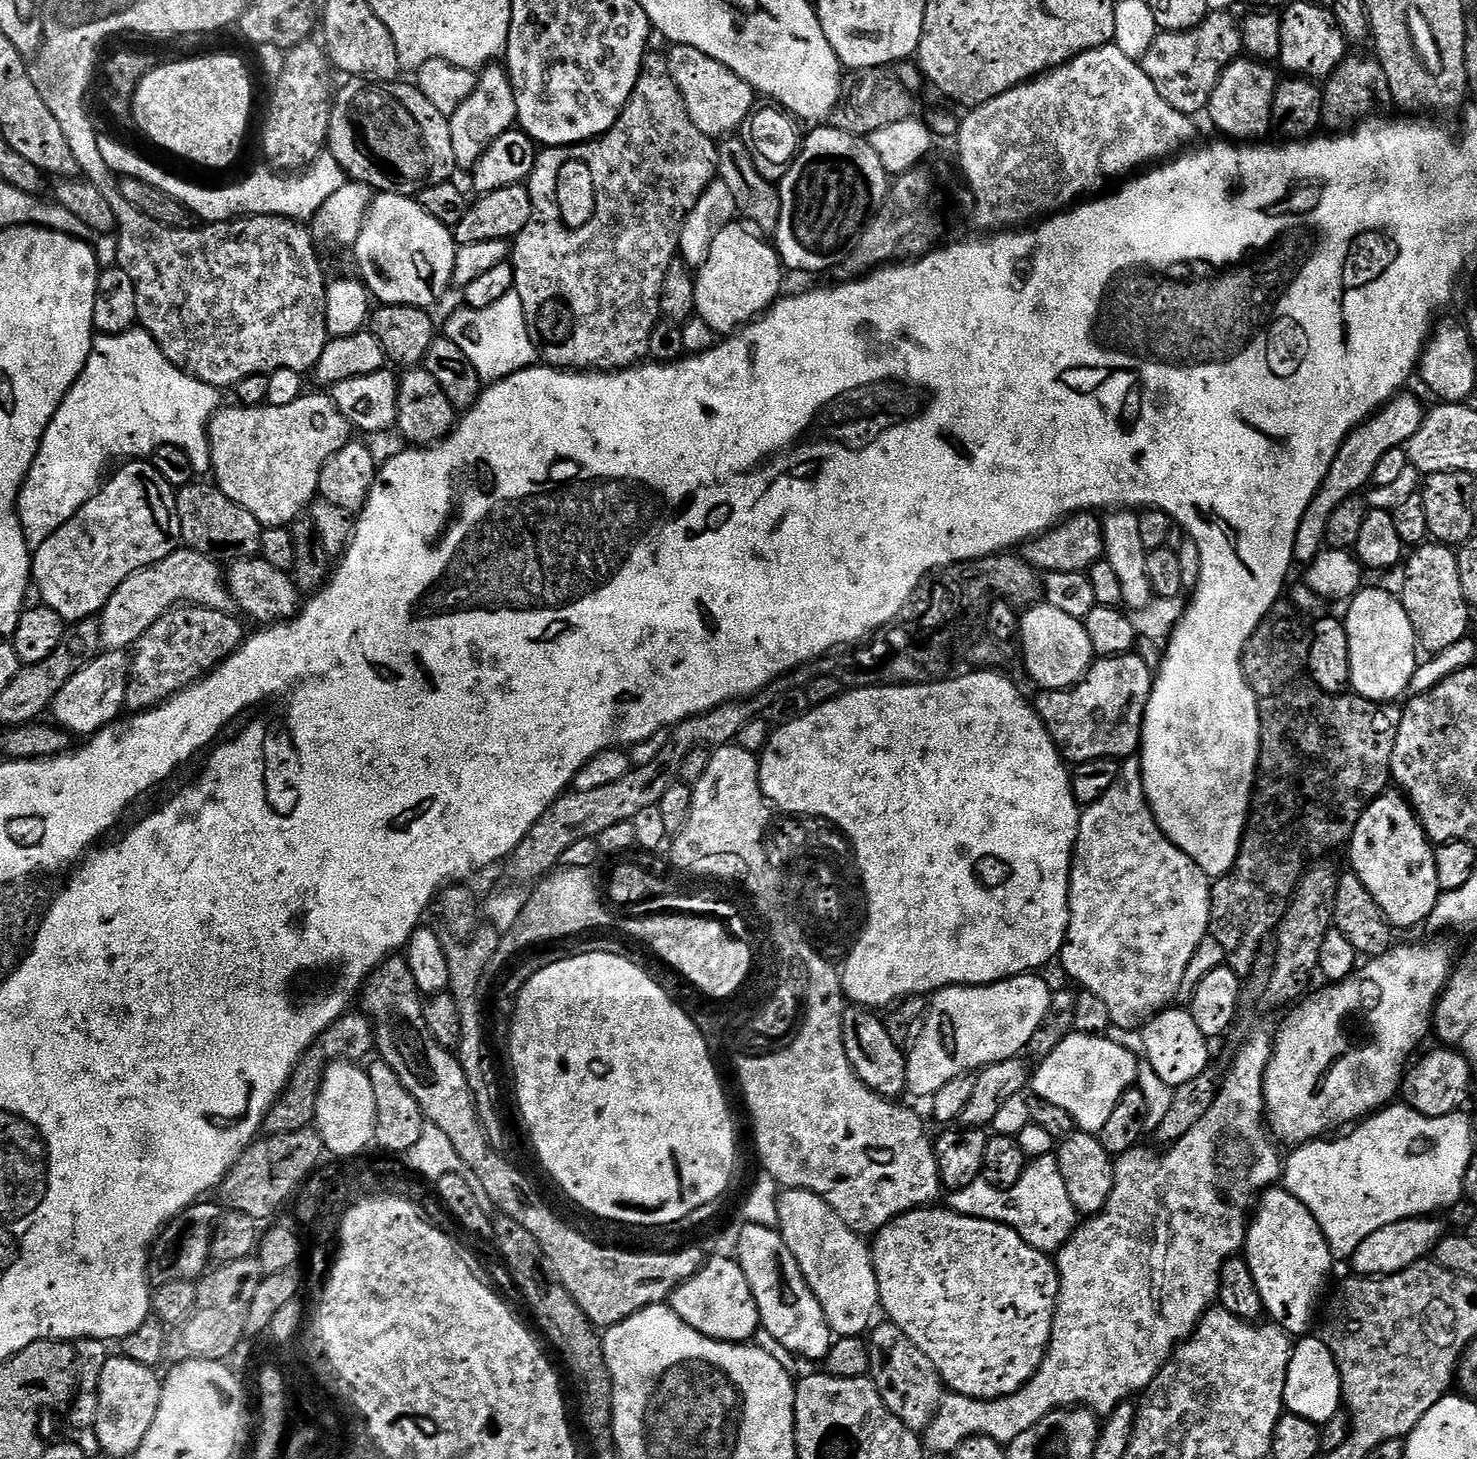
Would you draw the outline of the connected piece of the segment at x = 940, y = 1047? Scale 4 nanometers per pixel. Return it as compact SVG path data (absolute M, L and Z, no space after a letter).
M1036 974L1012 976L1008 980L999 980L993 984L953 986L941 988L935 993L906 1052L907 1091L916 1096L930 1098L938 1090L942 1090L946 1082L959 1080L965 1074L975 1074L980 1069L987 1068L989 1064L998 1063L999 1060L1019 1057L1027 1049L1030 1038L1034 1038L1038 1026L1042 1026L1042 1018L1046 1018L1046 1014L1052 1008L1053 989L1048 988L1047 982L1039 980L1038 977Z

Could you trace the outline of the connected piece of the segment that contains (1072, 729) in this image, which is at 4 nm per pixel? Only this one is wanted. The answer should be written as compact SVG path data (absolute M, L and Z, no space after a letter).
M1136 655L1093 659L1079 684L1041 691L1041 696L1034 700L1037 716L1065 761L1078 765L1091 760L1128 758L1137 751L1144 703L1151 691L1154 672Z

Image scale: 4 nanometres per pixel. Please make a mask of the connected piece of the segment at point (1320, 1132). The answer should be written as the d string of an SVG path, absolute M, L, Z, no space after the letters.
M1416 944L1413 948L1393 946L1388 951L1383 952L1381 956L1371 957L1367 962L1361 963L1356 971L1344 980L1329 983L1327 986L1324 986L1328 988L1322 989L1321 992L1314 993L1315 991L1313 991L1307 998L1301 999L1291 1009L1293 1012L1285 1018L1284 1025L1280 1028L1280 1033L1275 1033L1272 1056L1268 1059L1268 1067L1264 1069L1264 1110L1266 1113L1266 1124L1270 1129L1271 1135L1277 1141L1285 1140L1288 1146L1299 1146L1308 1143L1309 1140L1327 1137L1331 1133L1328 1131L1331 1128L1338 1127L1339 1124L1355 1125L1357 1122L1363 1121L1369 1114L1383 1109L1392 1100L1390 1099L1391 1096L1395 1092L1397 1095L1401 1091L1402 1077L1406 1071L1406 1065L1409 1063L1408 1055L1419 1046L1420 1039L1427 1032L1429 1035L1430 1017L1435 1009L1440 993L1444 991L1444 985L1448 983L1450 965L1453 963L1453 960L1454 956L1448 953L1448 948L1444 944Z

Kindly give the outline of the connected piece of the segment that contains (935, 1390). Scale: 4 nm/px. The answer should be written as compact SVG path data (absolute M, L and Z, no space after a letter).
M891 1322L877 1323L871 1329L868 1344L868 1370L872 1385L878 1390L882 1402L898 1418L913 1430L923 1430L936 1414L936 1407L942 1399L942 1381L935 1368L923 1366L921 1357L906 1334L898 1330L898 1326Z

